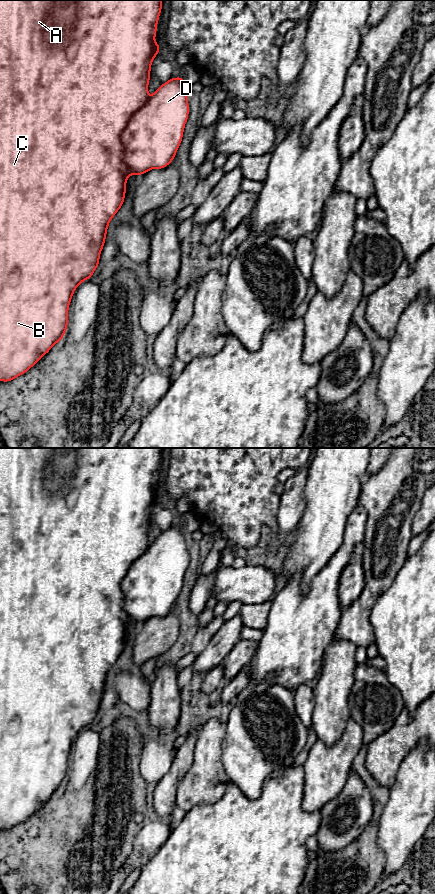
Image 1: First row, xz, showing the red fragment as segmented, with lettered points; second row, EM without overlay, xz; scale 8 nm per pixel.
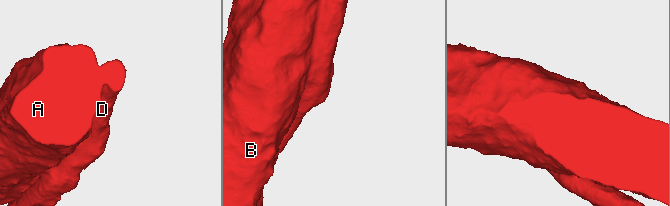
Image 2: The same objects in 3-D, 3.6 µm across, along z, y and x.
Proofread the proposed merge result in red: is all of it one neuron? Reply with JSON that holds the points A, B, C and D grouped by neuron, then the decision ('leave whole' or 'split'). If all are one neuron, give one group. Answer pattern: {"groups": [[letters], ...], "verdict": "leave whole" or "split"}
{"groups": [["A", "B", "C", "D"]], "verdict": "leave whole"}

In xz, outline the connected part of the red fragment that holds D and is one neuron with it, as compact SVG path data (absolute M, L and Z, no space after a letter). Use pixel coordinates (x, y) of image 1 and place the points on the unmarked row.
M0 448L0 829L1 829L1 830L11 830L11 829L12 829L12 828L14 828L14 827L15 827L15 826L17 826L17 825L19 825L19 824L20 824L20 823L23 823L23 822L25 822L25 821L26 821L26 820L27 820L27 819L28 819L28 818L29 818L29 817L30 817L30 816L32 816L32 815L33 815L33 814L34 814L34 813L35 813L35 812L37 812L37 811L38 811L38 810L39 810L39 809L40 809L40 807L41 807L41 806L42 806L42 805L43 805L43 804L44 804L44 803L46 803L46 802L47 802L47 801L48 801L48 800L49 800L49 799L50 799L50 798L51 798L51 796L52 796L52 795L53 795L53 794L54 794L54 793L55 793L55 792L56 792L56 791L58 791L58 790L60 790L60 789L61 789L61 788L62 788L62 787L63 787L63 785L64 785L64 783L65 783L65 781L66 781L66 779L67 779L67 775L68 775L68 764L67 764L67 763L68 763L68 760L69 760L69 752L70 752L70 750L71 750L71 748L72 748L72 745L73 745L73 741L74 741L74 739L75 739L75 738L76 738L76 736L77 736L77 735L78 735L78 734L79 734L79 733L80 733L80 732L81 732L81 731L82 731L82 730L83 730L83 729L85 729L85 728L88 728L88 727L91 727L91 726L92 726L92 723L93 723L93 721L94 721L94 719L95 719L95 718L96 718L96 717L97 717L97 716L98 716L98 715L99 715L99 707L100 707L100 703L101 703L101 699L102 699L102 697L103 697L103 695L104 695L104 692L105 692L105 689L106 689L106 682L107 682L107 678L108 678L108 673L109 673L109 671L110 671L110 670L111 670L111 668L112 668L112 666L113 666L113 665L114 665L114 664L115 664L115 662L116 662L116 661L117 661L117 660L118 660L118 659L119 659L119 658L120 658L120 656L121 656L121 655L122 655L122 653L123 653L123 651L124 651L124 647L125 647L125 643L126 643L126 631L127 631L127 627L128 627L128 625L129 625L129 624L130 624L130 623L140 623L140 624L142 624L142 623L143 623L143 622L145 622L145 621L147 621L147 620L148 620L148 619L149 619L149 618L151 618L151 617L164 617L164 616L166 616L166 615L167 615L167 614L168 614L168 613L169 613L169 612L170 612L170 611L171 611L171 610L172 610L172 609L173 609L173 608L174 608L174 607L175 607L175 603L176 603L176 600L177 600L177 598L178 598L178 596L179 596L179 594L180 594L180 592L181 592L181 590L182 590L182 586L183 586L183 581L184 581L184 576L185 576L185 572L186 572L186 570L187 570L187 568L188 568L188 565L189 565L189 551L188 551L188 542L187 542L187 540L186 540L186 537L185 537L185 530L184 530L184 527L183 527L183 525L182 525L182 523L180 523L180 524L179 524L179 525L177 525L177 526L173 526L173 525L171 525L171 526L170 526L170 527L169 527L169 528L168 528L168 529L167 529L167 530L165 530L165 531L164 531L164 532L162 532L162 533L159 533L159 535L158 535L158 536L157 536L157 537L156 537L156 539L155 539L155 540L154 540L154 542L153 542L153 543L152 543L152 544L151 544L151 545L149 545L149 544L148 544L148 532L149 532L149 529L150 529L150 528L151 528L151 526L150 526L150 520L151 520L151 512L152 512L152 509L153 509L153 508L154 508L154 507L155 507L155 505L156 505L156 504L157 504L157 503L158 503L158 500L159 500L159 498L160 498L160 497L161 497L161 496L162 496L162 494L161 494L161 493L159 493L159 492L156 492L156 491L155 491L155 484L156 484L156 482L157 482L157 472L158 472L158 468L159 468L159 465L160 465L160 462L161 462L161 459L162 459L162 449L163 449L163 448Z

